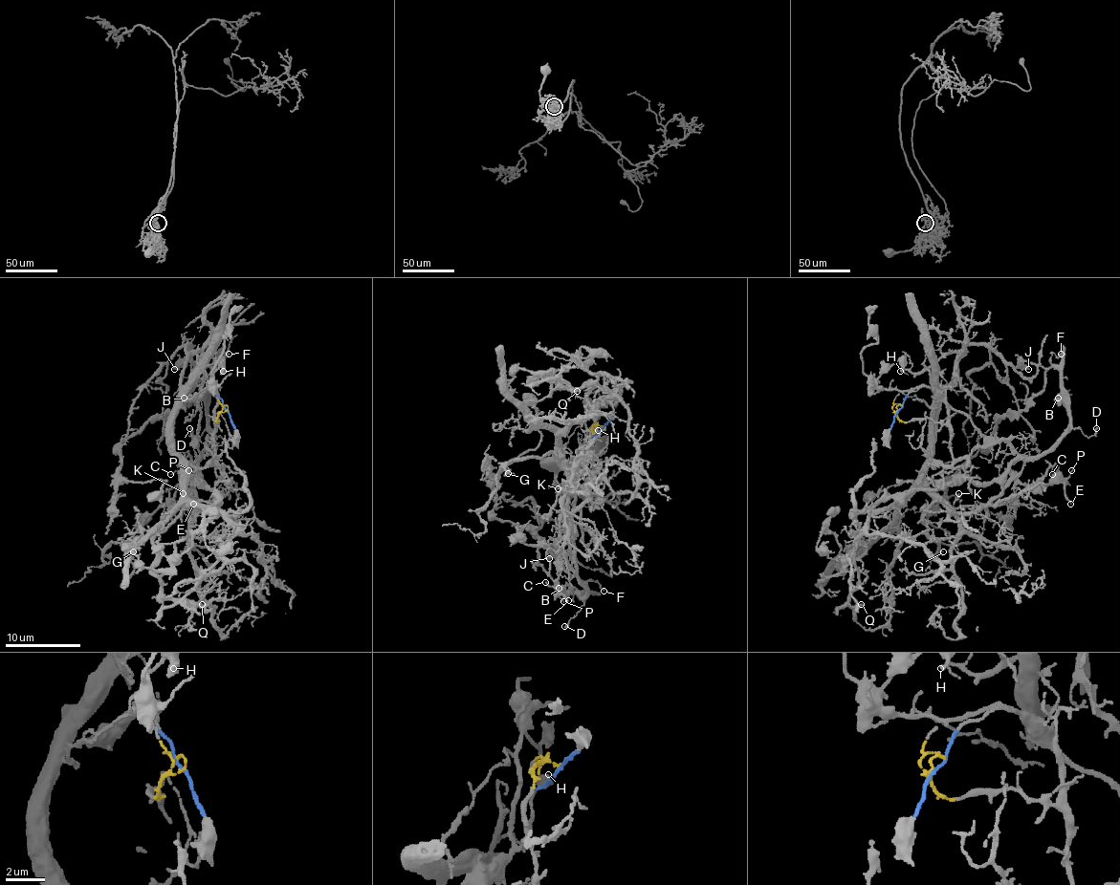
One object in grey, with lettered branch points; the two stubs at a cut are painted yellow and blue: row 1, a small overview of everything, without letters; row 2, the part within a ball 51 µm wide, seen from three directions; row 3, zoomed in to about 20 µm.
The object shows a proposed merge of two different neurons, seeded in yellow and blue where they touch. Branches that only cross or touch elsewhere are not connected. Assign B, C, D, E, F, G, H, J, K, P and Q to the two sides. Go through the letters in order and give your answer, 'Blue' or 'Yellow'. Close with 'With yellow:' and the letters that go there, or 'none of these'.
B: Blue
C: Blue
D: Blue
E: Blue
F: Blue
G: Yellow
H: Blue
J: Blue
K: Yellow
P: Blue
Q: Yellow
With yellow: G, K, Q

